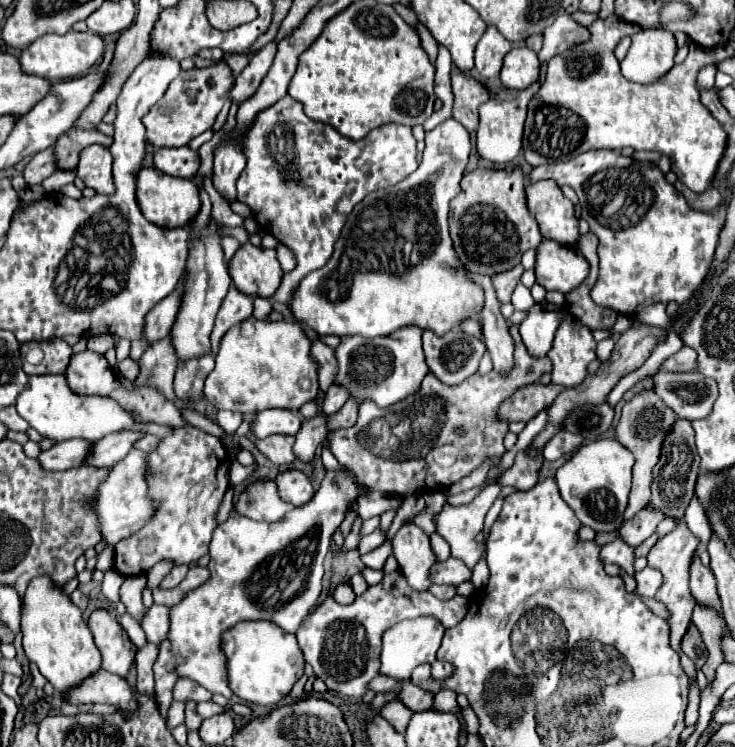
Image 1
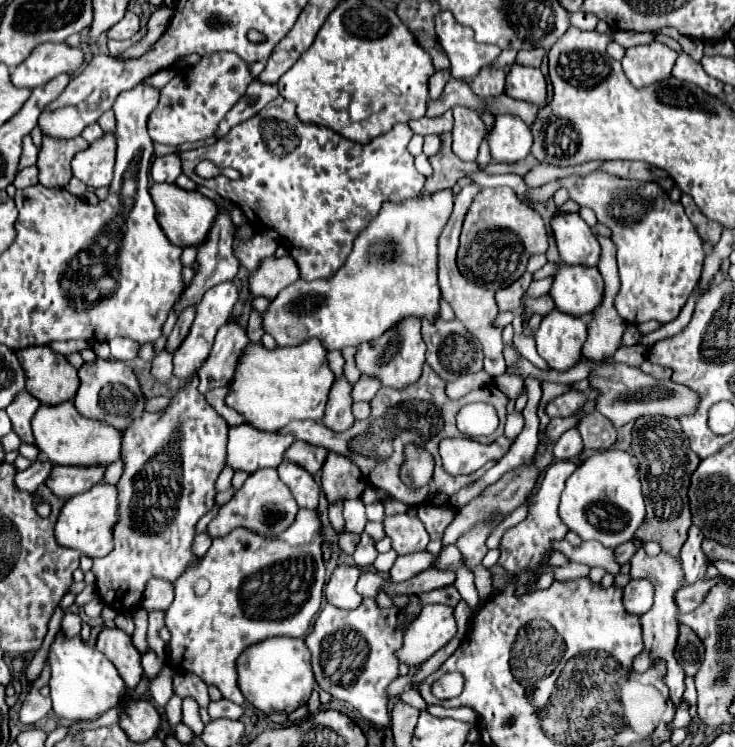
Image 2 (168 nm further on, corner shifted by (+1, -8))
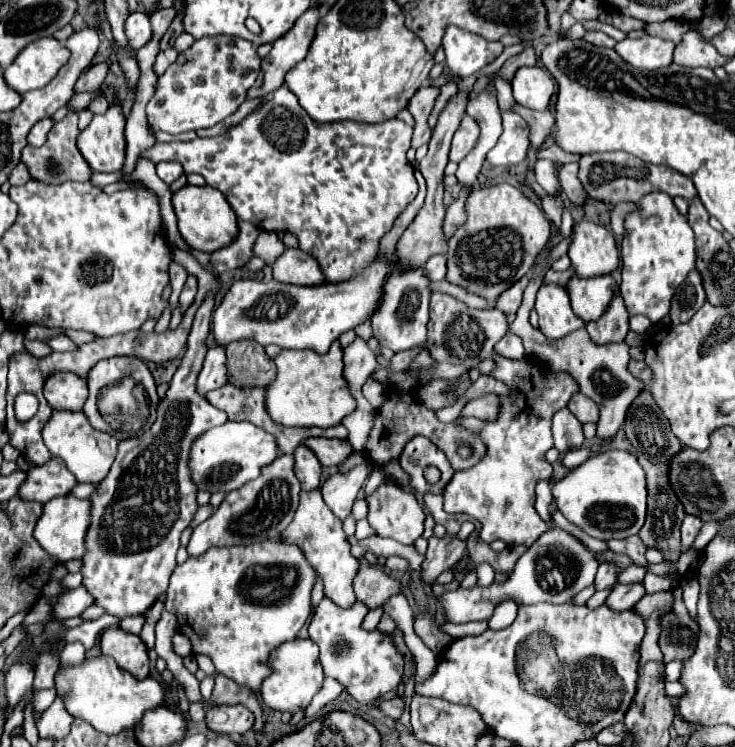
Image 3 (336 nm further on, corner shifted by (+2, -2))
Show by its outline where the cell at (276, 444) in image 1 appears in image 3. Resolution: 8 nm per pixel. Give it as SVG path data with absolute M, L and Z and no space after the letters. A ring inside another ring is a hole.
M308 438L304 442L308 448L314 450L314 454L320 458L322 466L340 466L352 452L352 444L348 440L340 438Z

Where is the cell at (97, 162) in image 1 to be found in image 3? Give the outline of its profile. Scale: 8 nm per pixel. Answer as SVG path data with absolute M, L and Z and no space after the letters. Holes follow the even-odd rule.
M120 102L110 104L108 112L92 118L86 130L78 136L78 150L96 172L116 172L124 166L126 118Z

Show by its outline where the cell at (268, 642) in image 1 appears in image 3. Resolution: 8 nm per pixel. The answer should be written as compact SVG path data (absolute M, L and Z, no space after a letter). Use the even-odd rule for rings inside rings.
M296 638L292 642L286 642L272 652L270 666L272 666L272 674L262 682L262 688L260 688L262 702L278 712L296 714L300 710L306 710L310 700L322 688L322 682L324 682L324 672L318 658L318 646L310 638L304 638L304 640Z

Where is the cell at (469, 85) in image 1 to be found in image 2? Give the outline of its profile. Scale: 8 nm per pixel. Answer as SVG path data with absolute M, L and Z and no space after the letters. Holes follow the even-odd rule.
M453 108L453 152L461 160L475 162L477 148L485 138L485 122L481 122L479 112L469 108Z

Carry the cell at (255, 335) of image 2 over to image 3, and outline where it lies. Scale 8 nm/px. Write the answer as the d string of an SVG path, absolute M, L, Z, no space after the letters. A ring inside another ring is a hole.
M238 340L226 348L228 382L242 388L266 388L276 378L276 364L264 346L252 340Z

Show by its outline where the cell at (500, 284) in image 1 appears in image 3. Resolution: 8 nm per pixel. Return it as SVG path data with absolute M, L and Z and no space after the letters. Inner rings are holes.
M524 276L520 282L510 286L504 294L500 294L500 298L496 300L496 308L502 310L504 314L506 312L516 312L518 306L522 304L522 294L524 294L524 290L528 286L528 280L530 280L530 276Z

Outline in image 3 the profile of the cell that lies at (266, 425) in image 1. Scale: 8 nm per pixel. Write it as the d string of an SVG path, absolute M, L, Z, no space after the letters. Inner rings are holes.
M226 422L222 426L216 426L200 434L200 438L192 442L192 454L188 458L188 466L192 470L192 482L196 482L198 490L210 494L214 492L228 494L244 486L244 482L256 478L260 474L260 468L270 464L276 456L278 456L278 446L272 434L248 422Z

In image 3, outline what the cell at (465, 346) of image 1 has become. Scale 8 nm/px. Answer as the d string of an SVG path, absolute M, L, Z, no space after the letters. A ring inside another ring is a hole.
M434 292L430 298L430 322L428 322L428 350L436 362L476 366L480 360L488 358L494 352L494 344L508 332L508 322L504 312L474 310L468 308L454 296Z

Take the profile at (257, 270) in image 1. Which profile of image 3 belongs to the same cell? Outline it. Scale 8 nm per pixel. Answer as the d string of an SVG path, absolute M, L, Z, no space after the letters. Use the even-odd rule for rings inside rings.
M290 248L286 250L274 264L274 280L284 284L298 286L320 286L326 282L324 272L320 270L316 258L306 254L304 250Z

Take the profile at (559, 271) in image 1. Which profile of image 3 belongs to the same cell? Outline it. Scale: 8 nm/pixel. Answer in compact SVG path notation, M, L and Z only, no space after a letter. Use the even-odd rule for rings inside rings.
M572 276L568 282L568 294L574 314L584 322L594 322L610 306L616 294L616 280L612 276L594 276L586 280Z

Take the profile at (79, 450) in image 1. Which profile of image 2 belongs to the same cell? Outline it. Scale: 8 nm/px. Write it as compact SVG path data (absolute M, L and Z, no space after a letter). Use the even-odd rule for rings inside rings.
M37 460L27 470L17 472L17 488L27 490L27 492L35 492L35 488L47 480L51 466L53 464L49 460Z

